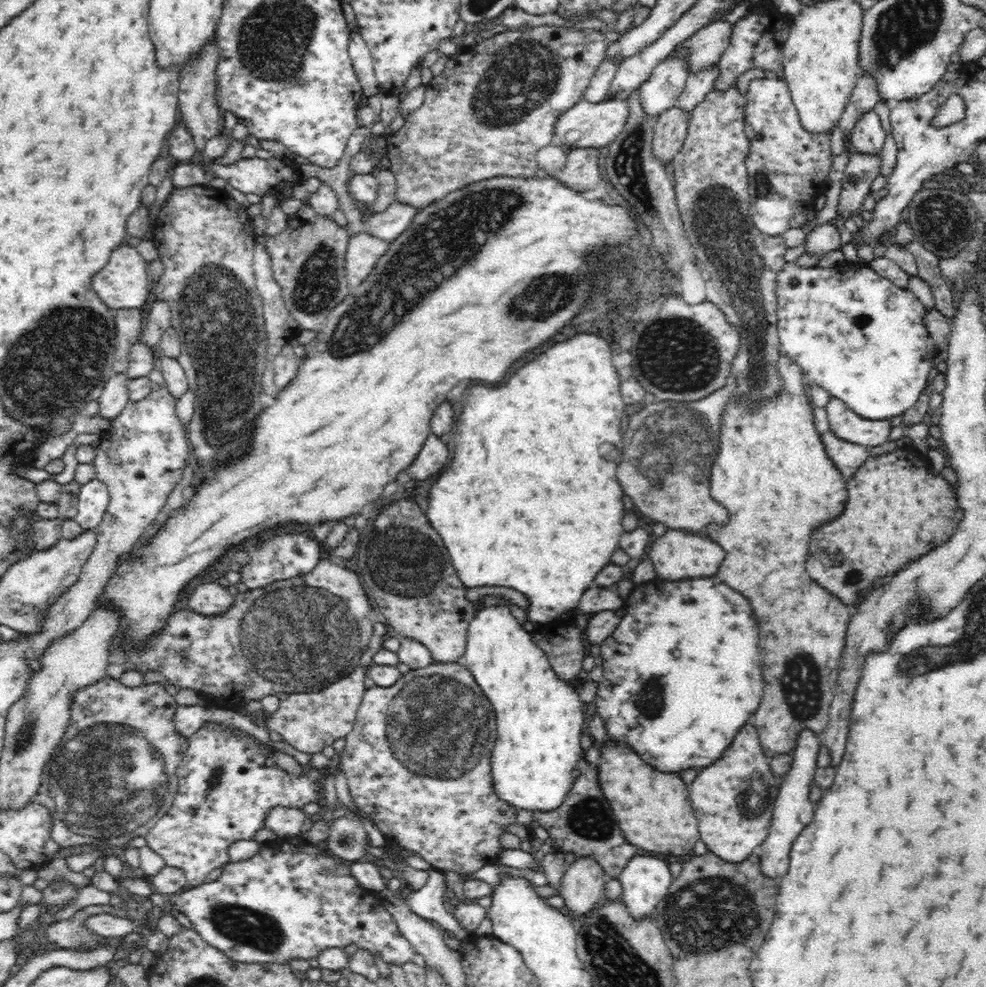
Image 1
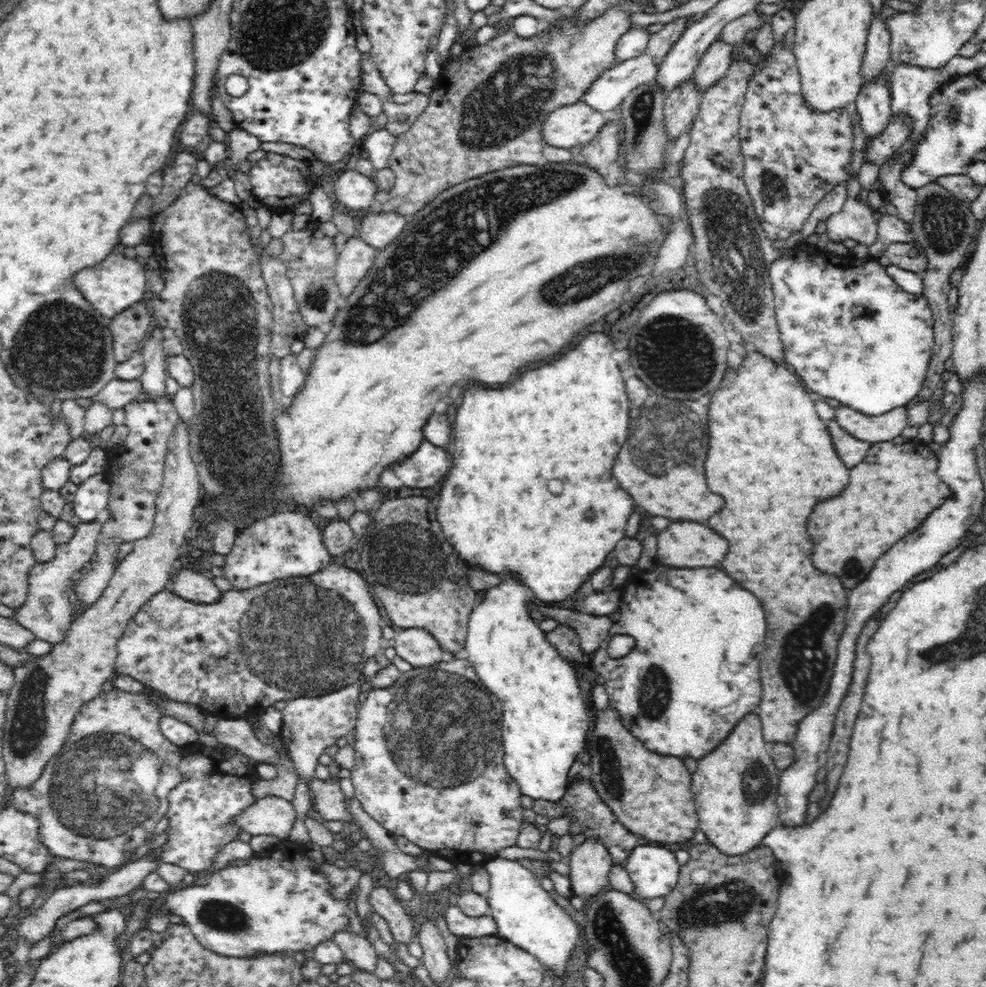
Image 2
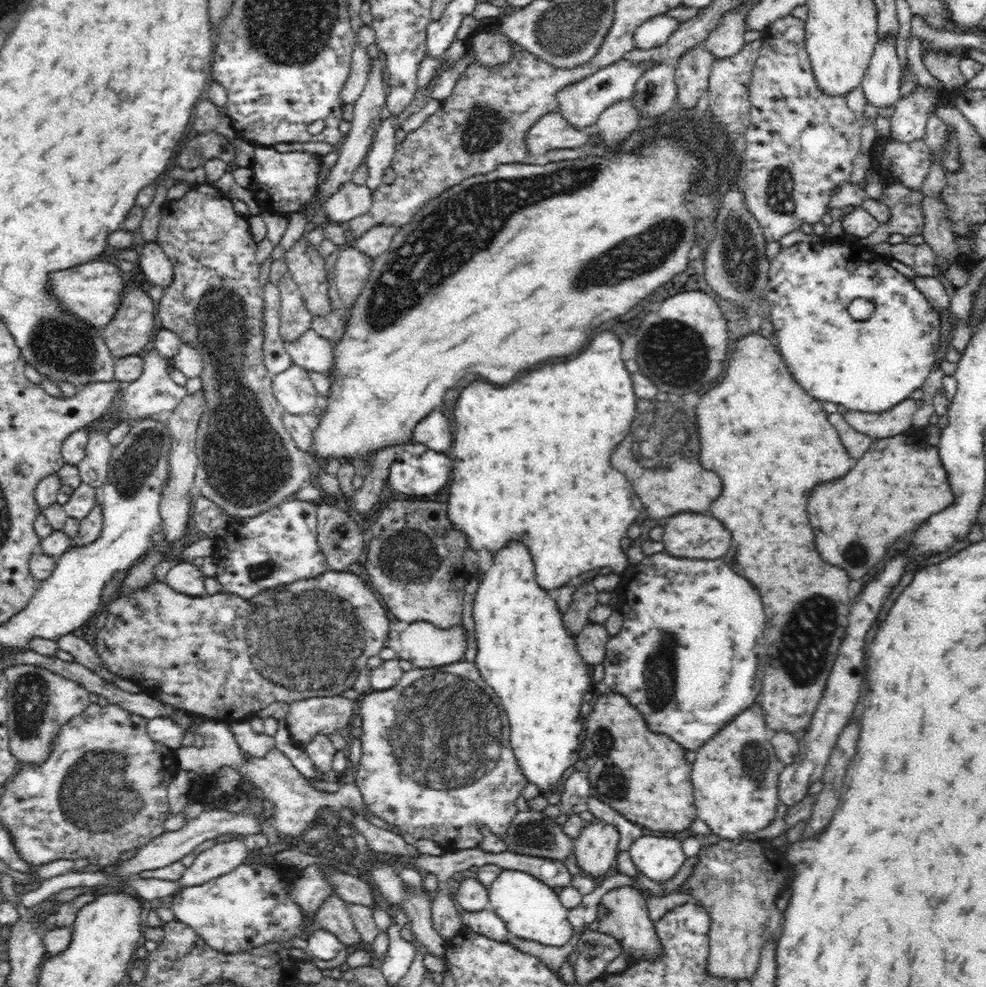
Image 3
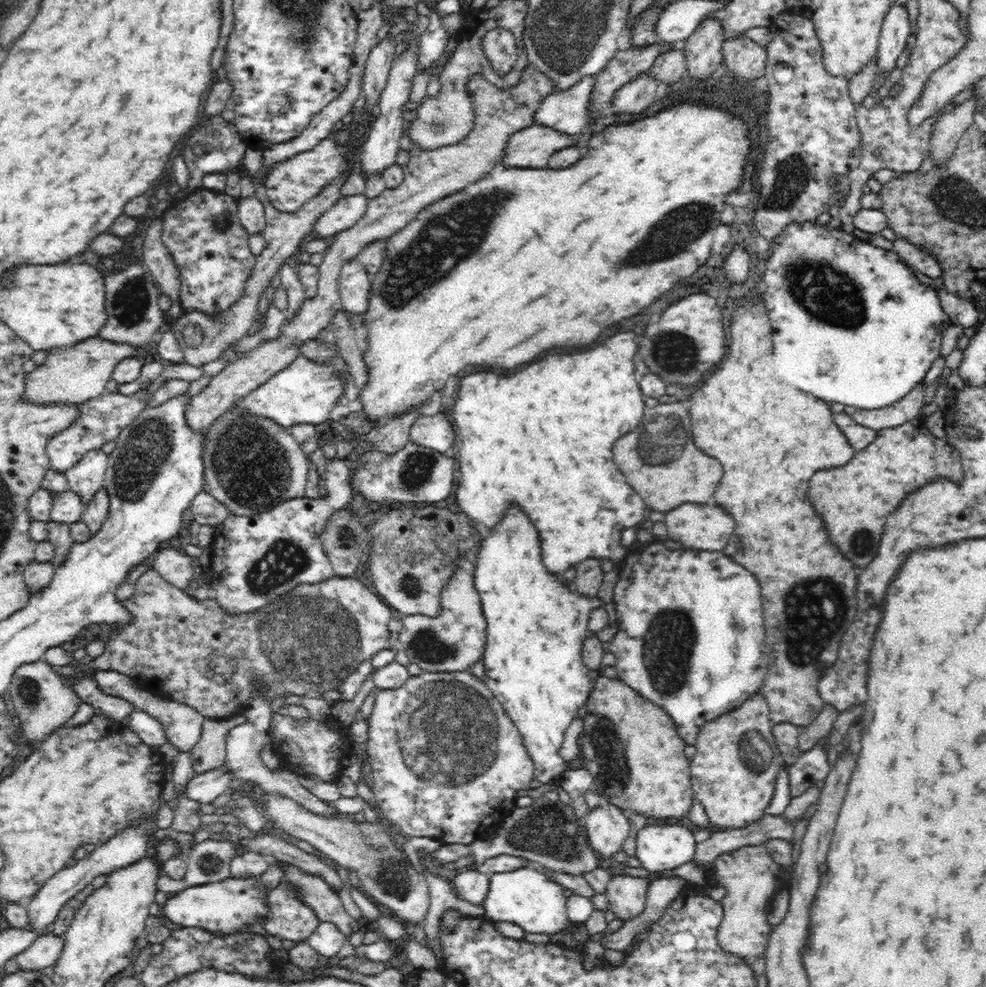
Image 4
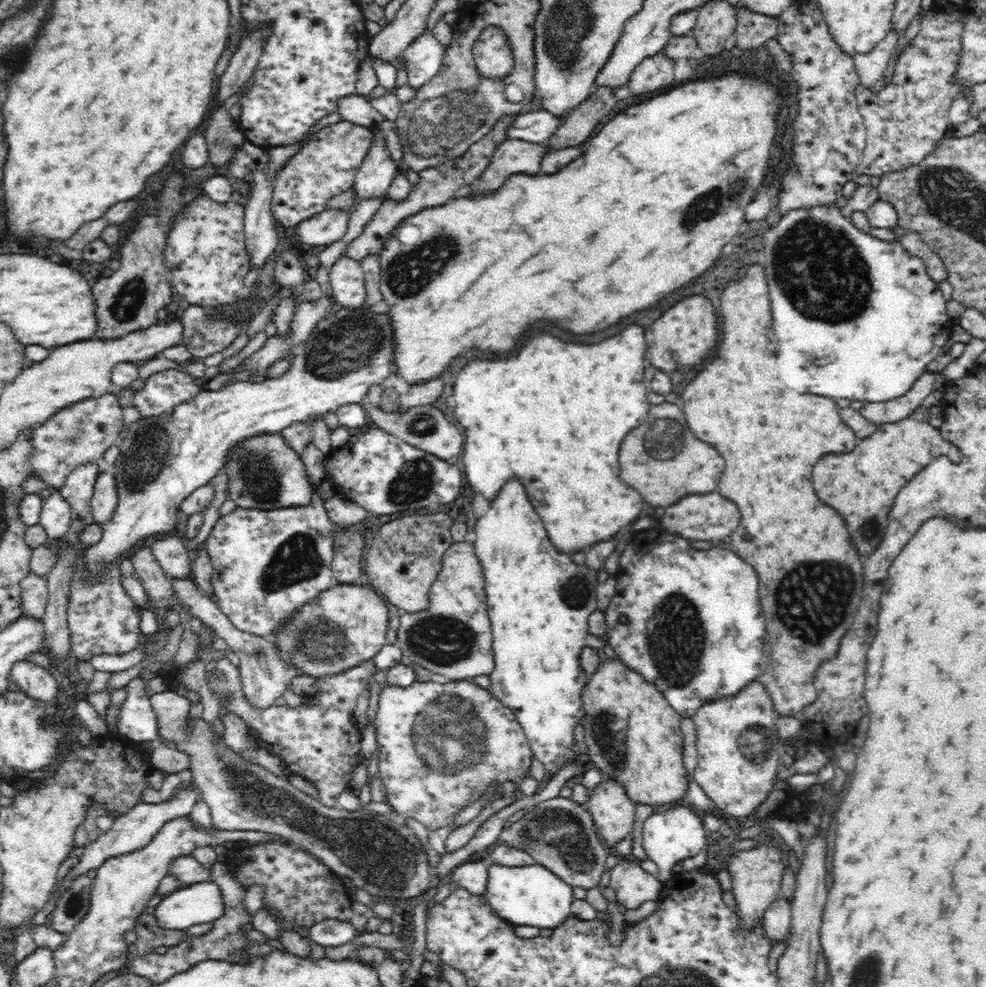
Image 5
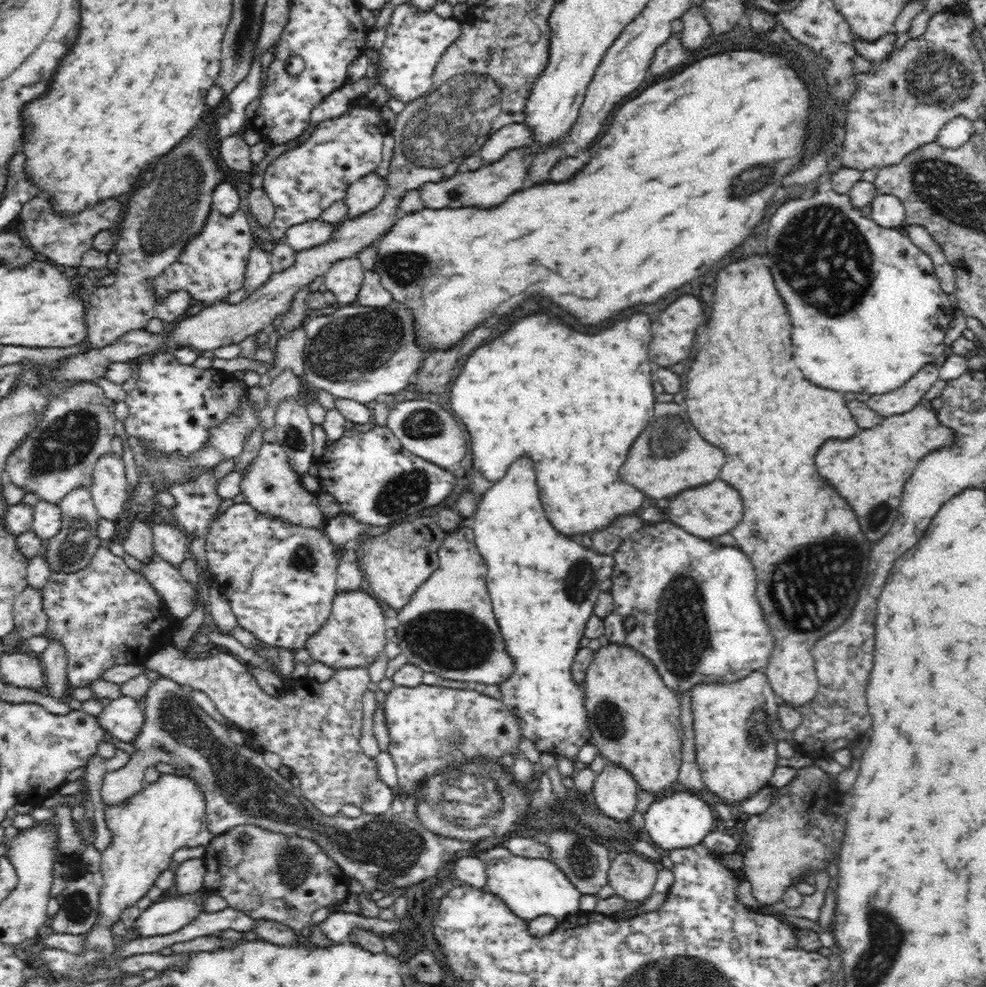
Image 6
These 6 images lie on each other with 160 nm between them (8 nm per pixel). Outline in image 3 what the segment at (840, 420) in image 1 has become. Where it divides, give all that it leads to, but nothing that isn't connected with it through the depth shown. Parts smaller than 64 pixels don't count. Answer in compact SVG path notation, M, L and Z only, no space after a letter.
M908 398L886 412L878 414L849 410L843 417L857 432L873 439L886 439L908 432L918 402Z

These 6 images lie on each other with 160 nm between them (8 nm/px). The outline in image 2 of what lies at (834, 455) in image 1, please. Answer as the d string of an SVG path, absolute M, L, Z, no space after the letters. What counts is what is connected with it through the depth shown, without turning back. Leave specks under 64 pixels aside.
M835 419L827 421L826 423L830 437L832 437L833 445L839 457L844 460L843 463L846 464L848 468L860 464L867 455L868 450L870 450L871 444L847 434Z

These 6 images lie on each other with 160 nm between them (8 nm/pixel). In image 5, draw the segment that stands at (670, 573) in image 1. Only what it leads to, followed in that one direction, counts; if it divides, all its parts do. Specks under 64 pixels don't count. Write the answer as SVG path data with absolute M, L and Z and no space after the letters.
M718 492L706 494L706 496L686 496L666 507L666 512L662 516L662 526L670 530L672 534L678 534L682 538L690 540L706 540L706 542L720 542L726 538L736 526L740 524L740 512L736 504L720 496Z

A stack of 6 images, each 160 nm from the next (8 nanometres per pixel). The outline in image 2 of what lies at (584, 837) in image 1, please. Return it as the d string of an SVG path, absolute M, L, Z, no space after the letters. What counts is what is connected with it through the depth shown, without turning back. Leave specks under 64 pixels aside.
M576 776L569 784L562 802L549 802L534 800L532 810L536 815L548 817L548 819L558 819L559 817L570 817L571 825L569 834L584 834L586 839L598 839L610 853L613 864L623 864L630 856L630 852L641 846L643 841L637 834L630 832L612 813L612 810L600 799L590 780Z

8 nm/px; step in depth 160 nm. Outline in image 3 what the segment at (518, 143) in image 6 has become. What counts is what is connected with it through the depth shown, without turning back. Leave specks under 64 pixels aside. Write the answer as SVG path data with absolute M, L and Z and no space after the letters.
M620 59L615 63L609 64L606 68L597 70L594 74L578 80L578 82L570 84L566 88L562 88L561 92L556 96L559 103L558 113L562 113L562 117L578 129L593 129L602 111L606 110L608 106L617 104L622 100L630 99L638 78L646 70L650 70L650 68L656 65L656 61L632 63L626 61L626 59Z

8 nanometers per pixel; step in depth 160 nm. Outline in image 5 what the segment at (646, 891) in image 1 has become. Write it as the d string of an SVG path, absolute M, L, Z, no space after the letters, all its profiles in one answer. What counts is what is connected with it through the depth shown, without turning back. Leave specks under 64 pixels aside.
M670 806L663 814L657 812L652 814L643 824L643 850L648 858L655 862L658 867L656 879L662 884L672 876L670 870L685 858L696 856L707 844L706 830L704 830L703 818L690 807Z

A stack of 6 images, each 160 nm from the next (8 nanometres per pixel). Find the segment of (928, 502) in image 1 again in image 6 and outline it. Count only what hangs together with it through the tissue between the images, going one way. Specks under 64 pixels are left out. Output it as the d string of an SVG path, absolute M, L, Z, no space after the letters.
M925 397L912 409L904 414L884 417L875 428L860 430L857 436L842 442L842 440L828 440L816 454L816 468L818 472L840 492L842 498L848 500L852 506L860 528L864 536L870 542L880 540L888 530L891 530L896 516L898 516L898 506L902 500L902 490L906 480L912 476L914 469L920 461L932 450L936 448L952 445L955 439L954 432L948 426L944 426L932 409L931 400Z

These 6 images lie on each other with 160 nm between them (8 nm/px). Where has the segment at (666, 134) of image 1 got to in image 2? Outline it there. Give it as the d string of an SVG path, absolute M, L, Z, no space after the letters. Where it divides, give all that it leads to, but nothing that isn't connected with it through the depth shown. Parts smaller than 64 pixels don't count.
M693 78L676 86L665 98L663 106L664 128L673 142L682 136L695 120L701 102L700 92Z

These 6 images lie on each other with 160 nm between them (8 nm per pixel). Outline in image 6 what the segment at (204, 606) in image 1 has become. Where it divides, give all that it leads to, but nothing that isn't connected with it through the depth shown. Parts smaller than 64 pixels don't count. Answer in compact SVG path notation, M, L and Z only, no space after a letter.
M167 523L152 524L151 529L153 549L157 556L176 566L186 560L190 537L184 531Z

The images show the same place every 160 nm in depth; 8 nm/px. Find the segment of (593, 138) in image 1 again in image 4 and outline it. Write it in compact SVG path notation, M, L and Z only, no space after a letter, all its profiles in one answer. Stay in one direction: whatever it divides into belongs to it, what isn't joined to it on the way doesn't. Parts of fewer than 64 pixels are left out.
M532 124L510 137L500 164L505 167L544 169L552 154L575 146L572 142L574 139L570 140L570 135L548 126Z

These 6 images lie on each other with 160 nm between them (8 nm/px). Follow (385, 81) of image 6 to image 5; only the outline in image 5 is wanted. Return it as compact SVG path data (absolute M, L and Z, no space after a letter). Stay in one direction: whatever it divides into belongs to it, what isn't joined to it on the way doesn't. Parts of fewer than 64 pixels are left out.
M424 30L416 40L412 40L396 58L405 58L407 87L415 92L430 82L432 77L438 74L445 52L446 49L438 40L436 30Z

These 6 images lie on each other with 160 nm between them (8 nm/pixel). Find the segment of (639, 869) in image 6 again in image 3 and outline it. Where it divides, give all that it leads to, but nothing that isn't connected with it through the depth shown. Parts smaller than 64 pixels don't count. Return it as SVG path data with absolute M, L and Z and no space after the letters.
M621 886L609 890L598 905L598 929L619 940L621 954L626 954L629 964L634 960L654 960L660 956L660 939L656 935L654 923L649 918L648 902L637 887Z

